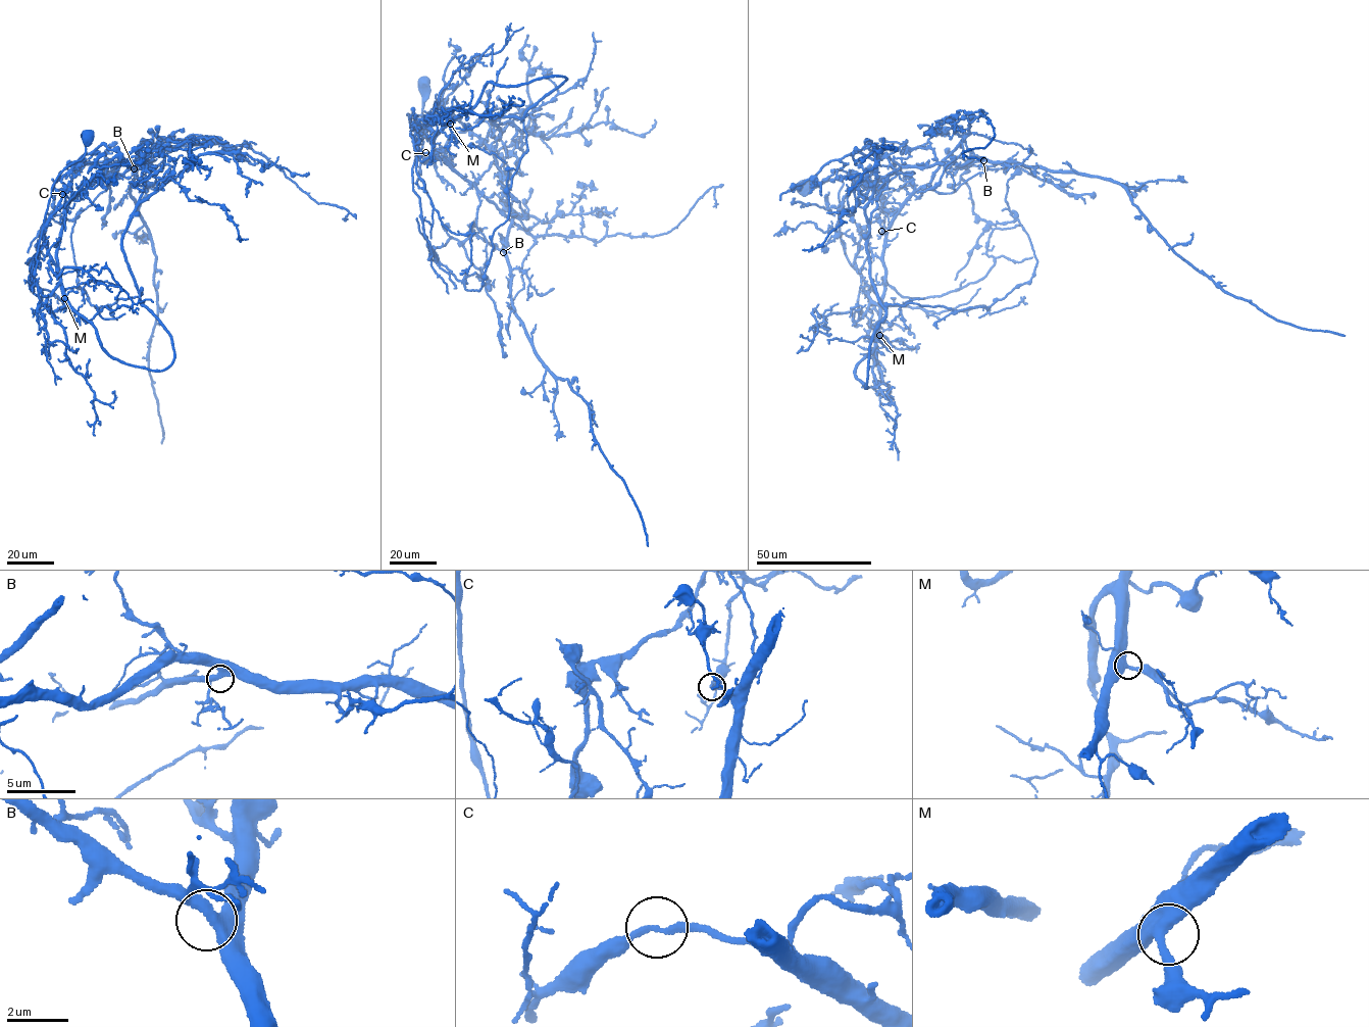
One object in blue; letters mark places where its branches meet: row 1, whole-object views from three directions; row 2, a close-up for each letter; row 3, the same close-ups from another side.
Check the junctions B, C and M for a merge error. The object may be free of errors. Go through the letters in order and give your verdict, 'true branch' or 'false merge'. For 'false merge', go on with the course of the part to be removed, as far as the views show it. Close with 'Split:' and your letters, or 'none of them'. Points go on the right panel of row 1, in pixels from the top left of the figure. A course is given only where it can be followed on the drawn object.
B: true branch
C: false merge; course (881, 231), (880, 194), (861, 176), (868, 187), (900, 167), (975, 158), (1108, 179), (1225, 291), (1345, 336)
M: true branch
Split: C

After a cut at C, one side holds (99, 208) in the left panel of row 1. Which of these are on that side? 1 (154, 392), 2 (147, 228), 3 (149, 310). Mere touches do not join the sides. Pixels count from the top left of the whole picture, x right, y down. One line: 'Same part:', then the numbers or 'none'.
Same part: 1, 2

